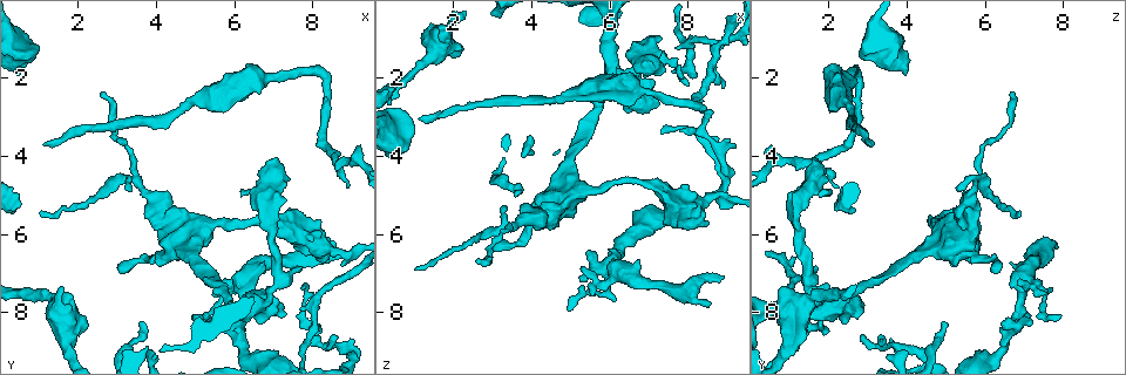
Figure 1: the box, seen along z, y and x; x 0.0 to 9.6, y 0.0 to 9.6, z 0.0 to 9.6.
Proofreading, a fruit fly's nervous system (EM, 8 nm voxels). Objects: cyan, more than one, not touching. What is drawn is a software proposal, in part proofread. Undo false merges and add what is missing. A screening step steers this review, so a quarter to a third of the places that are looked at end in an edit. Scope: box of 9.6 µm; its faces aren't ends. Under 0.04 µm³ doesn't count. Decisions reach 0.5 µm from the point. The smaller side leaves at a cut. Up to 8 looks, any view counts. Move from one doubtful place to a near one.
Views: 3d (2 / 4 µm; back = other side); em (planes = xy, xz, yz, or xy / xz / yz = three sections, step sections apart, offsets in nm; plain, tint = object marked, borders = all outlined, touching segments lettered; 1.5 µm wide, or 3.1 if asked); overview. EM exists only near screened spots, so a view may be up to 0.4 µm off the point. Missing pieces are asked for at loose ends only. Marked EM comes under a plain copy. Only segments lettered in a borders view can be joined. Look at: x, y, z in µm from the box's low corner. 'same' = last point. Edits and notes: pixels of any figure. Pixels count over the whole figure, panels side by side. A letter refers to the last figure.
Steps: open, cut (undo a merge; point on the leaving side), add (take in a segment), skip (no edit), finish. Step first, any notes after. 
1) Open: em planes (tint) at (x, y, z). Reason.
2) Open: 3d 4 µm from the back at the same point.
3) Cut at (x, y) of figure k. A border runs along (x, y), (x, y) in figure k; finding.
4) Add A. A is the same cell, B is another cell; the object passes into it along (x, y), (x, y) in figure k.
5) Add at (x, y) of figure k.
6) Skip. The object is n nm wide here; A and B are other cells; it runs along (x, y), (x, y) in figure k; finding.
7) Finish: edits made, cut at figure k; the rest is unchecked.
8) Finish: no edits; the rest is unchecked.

Open: 3d 2 µm at (8.30, 1.90, 2.75). Sharp bend.

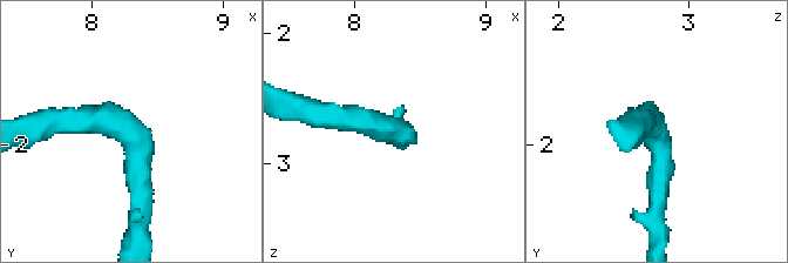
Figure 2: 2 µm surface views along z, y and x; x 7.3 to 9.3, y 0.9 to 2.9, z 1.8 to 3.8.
Open: em planes (tint) at (8.24, 1.84, 2.70). The arms are 190, 220 nm wide; need the tissue.

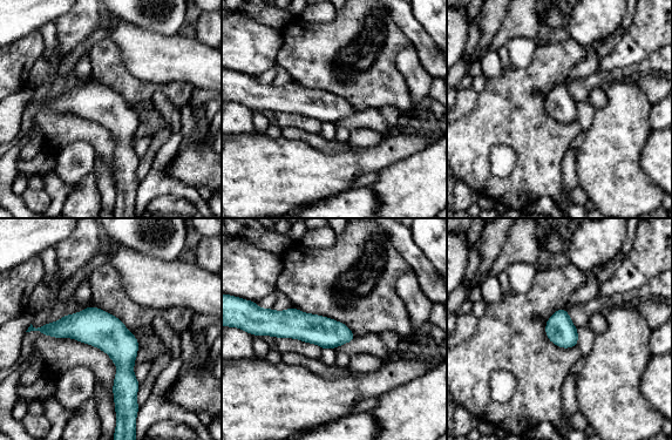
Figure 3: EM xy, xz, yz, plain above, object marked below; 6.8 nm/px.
Open: em planes (borders) at the same point.

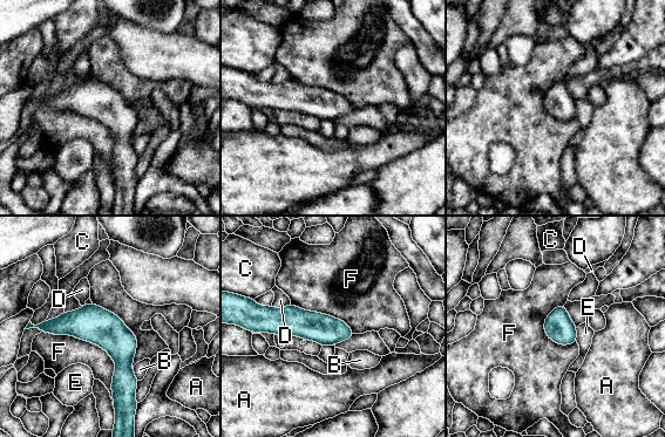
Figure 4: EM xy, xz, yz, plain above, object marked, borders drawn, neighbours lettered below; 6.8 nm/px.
Skip. The longest contact is with F, 550 nm; A, B, C, D, E and F are other cells; a border runs along (70, 335), (114, 362), (114, 404) in figure 4; continuous, no second neuron.

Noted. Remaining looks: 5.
Open: 3d 2 µm at (7.25, 5.10, 0.95). An open end.

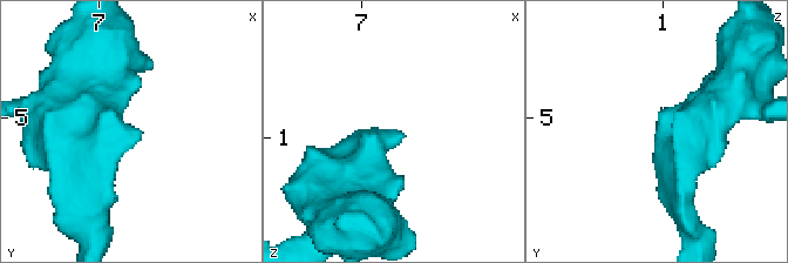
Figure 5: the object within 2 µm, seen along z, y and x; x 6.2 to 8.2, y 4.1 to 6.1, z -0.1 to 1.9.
Open: em planes (borders) at (7.22, 5.06, 0.98).

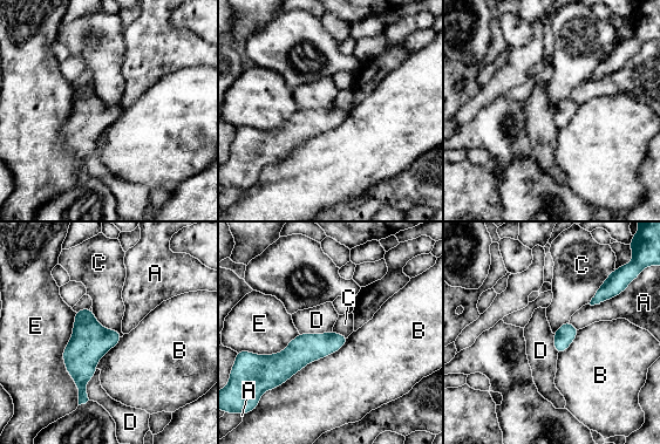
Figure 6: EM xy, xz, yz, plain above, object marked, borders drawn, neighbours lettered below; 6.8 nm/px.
Skip. The longest contact is with B, 650 nm; A, B, C, D and E are other cells; a border runs along (93, 311), (104, 327), (122, 336) in figure 6; none of them fits.

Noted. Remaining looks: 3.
Open: 3d 2 µm from the back at (7.05, 7.35, 1.50). A narrow waist.

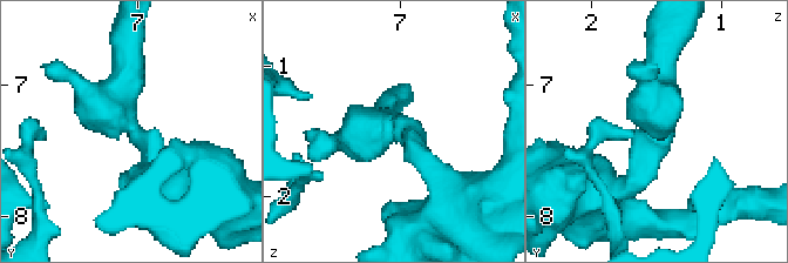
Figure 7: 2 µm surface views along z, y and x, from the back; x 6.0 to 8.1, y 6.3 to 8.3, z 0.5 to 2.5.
Open: em planes (borders) at (7.02, 7.36, 1.46).

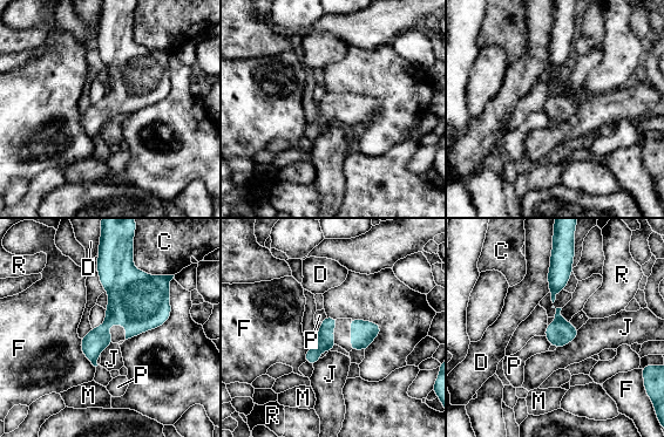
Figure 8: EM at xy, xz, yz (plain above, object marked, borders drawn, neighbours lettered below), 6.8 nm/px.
Skip. C, D, F, J, M, P and R are other cells; a border runs along (578, 329), (573, 340), (556, 348) in figure 8; all the same neuron.

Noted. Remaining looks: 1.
Finish: no edits; the rest is unchecked.

